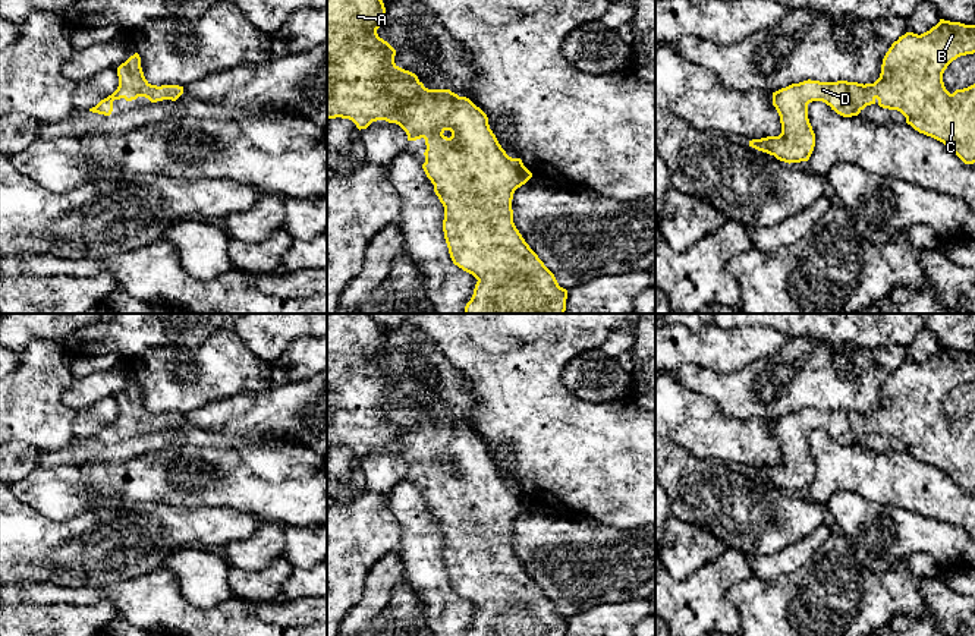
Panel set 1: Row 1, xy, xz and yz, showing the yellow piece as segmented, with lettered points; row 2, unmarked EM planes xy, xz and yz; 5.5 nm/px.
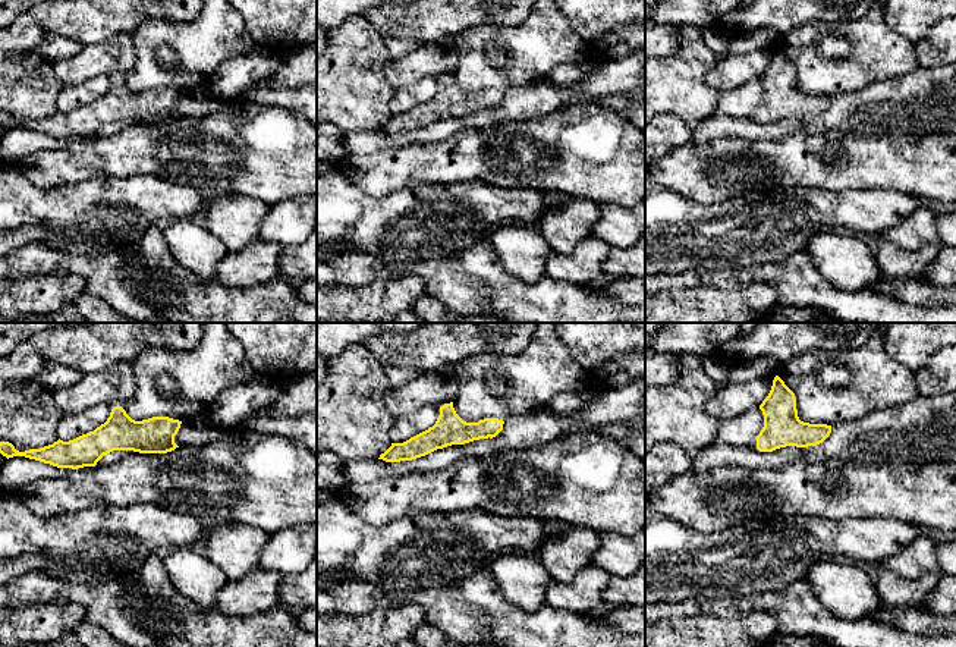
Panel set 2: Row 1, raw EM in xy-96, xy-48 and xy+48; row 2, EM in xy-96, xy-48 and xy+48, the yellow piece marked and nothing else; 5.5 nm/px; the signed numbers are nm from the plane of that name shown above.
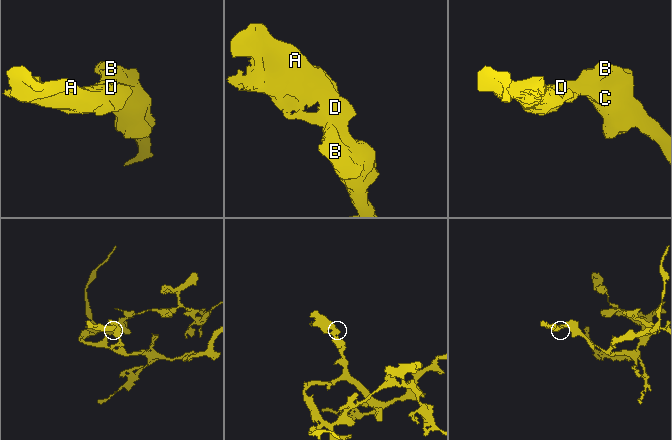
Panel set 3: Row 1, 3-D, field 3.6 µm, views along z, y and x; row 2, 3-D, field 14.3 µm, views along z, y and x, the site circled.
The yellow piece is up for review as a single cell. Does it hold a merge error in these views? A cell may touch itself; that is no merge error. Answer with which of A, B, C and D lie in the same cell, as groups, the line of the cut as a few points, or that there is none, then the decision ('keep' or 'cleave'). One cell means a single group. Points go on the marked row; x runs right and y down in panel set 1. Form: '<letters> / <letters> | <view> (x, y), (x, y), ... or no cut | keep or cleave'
A B C D | no cut | keep

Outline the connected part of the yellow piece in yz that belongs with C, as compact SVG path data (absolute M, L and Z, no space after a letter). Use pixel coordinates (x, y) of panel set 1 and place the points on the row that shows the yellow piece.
M940 19L935 26L921 35L906 32L886 53L880 78L874 84L808 79L773 92L773 106L780 116L781 133L779 136L752 139L749 147L789 164L808 161L815 147L815 133L808 119L809 103L823 101L843 117L858 116L867 106L877 103L883 108L900 111L906 117L906 123L915 130L943 142L965 164L974 164L975 84L950 94L943 82L943 73L953 60L974 53L975 25Z

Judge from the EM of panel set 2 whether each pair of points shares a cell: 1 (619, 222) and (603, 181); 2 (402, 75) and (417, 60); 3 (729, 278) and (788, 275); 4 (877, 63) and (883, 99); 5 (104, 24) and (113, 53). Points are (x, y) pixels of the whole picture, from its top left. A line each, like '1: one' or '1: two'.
1: two
2: one
3: one
4: two
5: two

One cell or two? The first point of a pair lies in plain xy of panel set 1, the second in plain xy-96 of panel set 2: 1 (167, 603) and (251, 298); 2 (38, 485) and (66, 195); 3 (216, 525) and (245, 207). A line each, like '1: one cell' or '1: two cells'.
1: one cell
2: two cells
3: two cells

